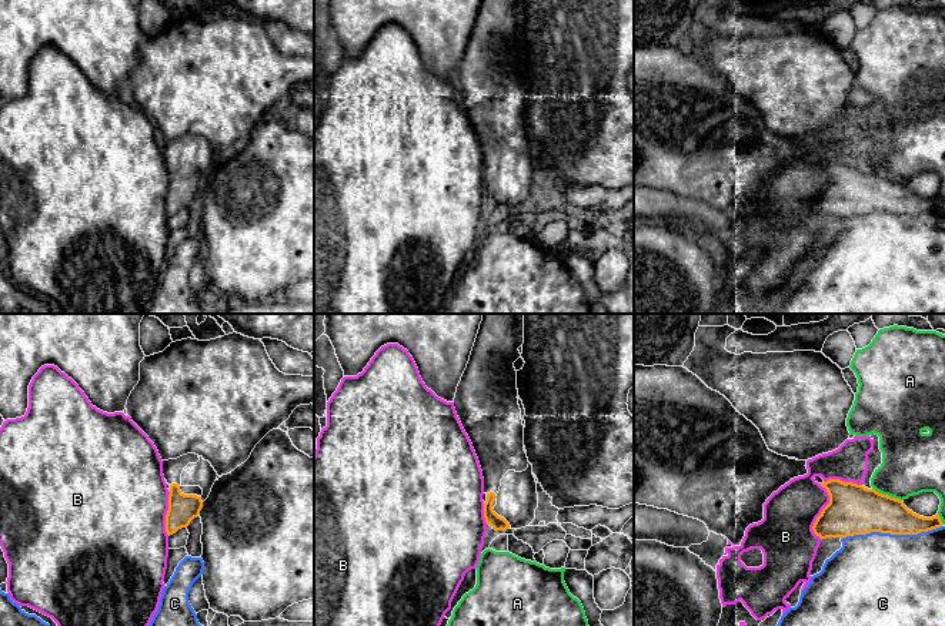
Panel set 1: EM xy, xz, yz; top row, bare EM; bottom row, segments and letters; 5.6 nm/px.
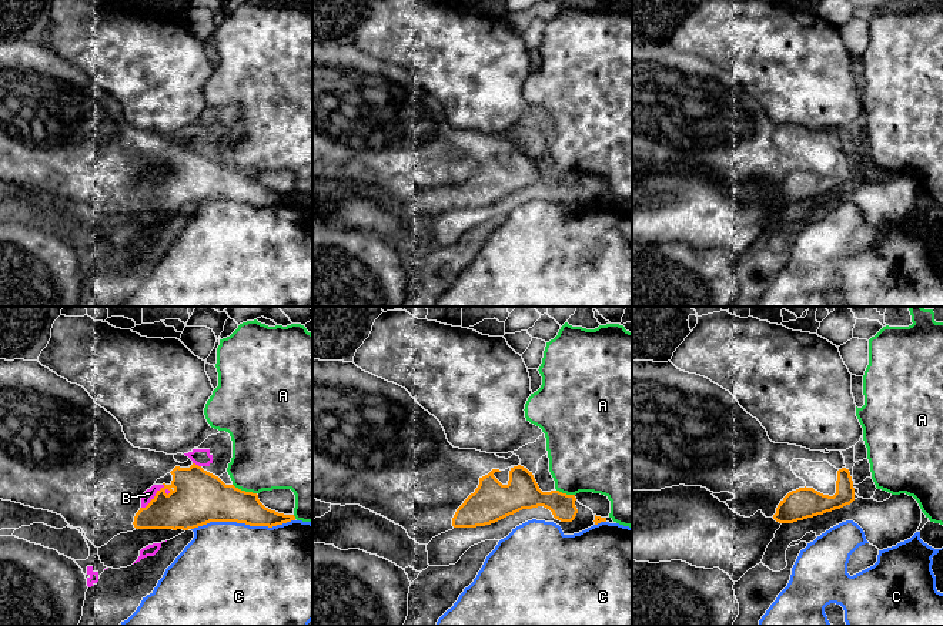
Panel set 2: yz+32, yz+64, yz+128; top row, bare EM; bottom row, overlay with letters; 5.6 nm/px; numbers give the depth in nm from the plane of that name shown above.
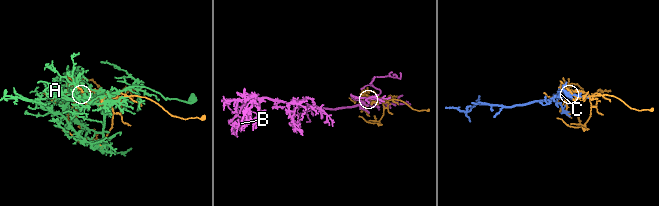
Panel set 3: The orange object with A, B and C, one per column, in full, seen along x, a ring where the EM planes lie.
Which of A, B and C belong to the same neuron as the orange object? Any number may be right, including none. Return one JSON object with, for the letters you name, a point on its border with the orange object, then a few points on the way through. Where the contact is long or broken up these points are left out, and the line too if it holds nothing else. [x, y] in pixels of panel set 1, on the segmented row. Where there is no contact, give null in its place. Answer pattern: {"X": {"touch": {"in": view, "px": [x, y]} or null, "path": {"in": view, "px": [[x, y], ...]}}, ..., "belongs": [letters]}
{"belongs": []}

